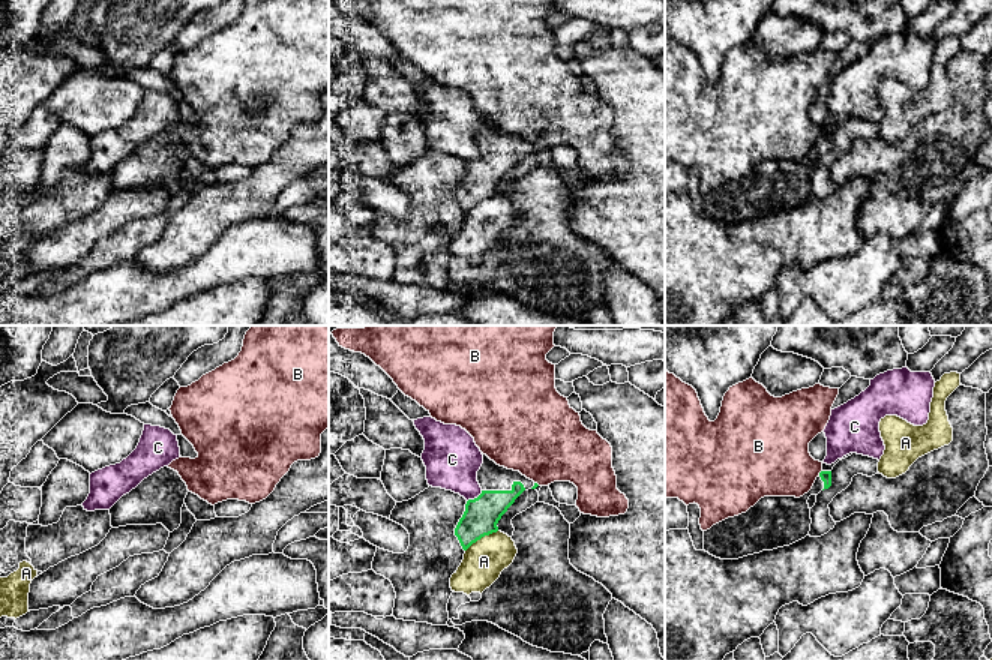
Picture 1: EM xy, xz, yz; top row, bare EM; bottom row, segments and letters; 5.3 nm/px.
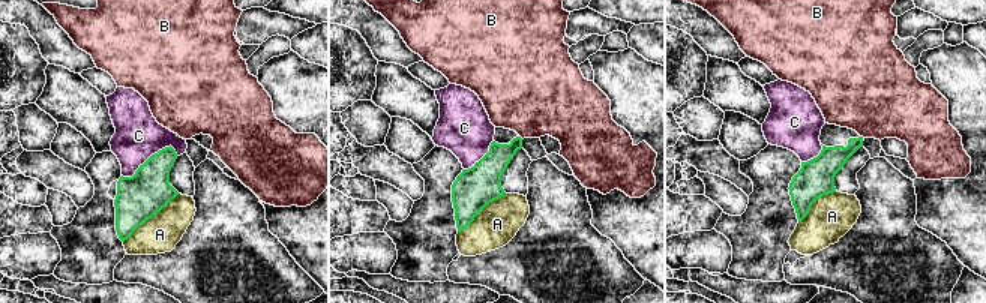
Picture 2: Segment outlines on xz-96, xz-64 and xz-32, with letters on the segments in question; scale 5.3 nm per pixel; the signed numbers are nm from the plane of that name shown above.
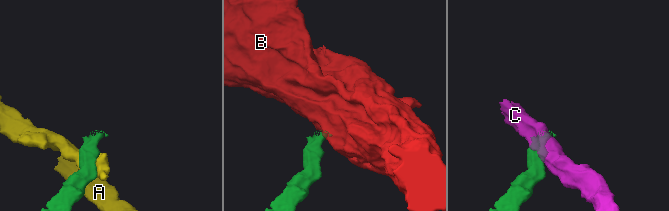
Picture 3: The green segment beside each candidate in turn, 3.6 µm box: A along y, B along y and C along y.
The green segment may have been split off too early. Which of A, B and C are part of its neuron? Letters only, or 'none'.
none

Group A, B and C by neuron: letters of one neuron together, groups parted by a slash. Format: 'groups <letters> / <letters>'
groups A / B / C

